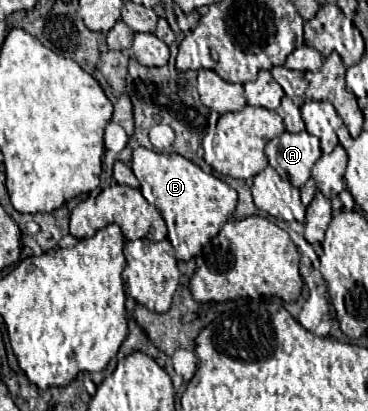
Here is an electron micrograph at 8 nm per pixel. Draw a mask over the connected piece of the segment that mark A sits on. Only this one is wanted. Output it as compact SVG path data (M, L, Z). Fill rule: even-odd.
M305 130L297 134L283 132L267 142L265 154L281 178L287 178L293 186L301 188L309 180L311 168L321 156L321 148L319 138Z

